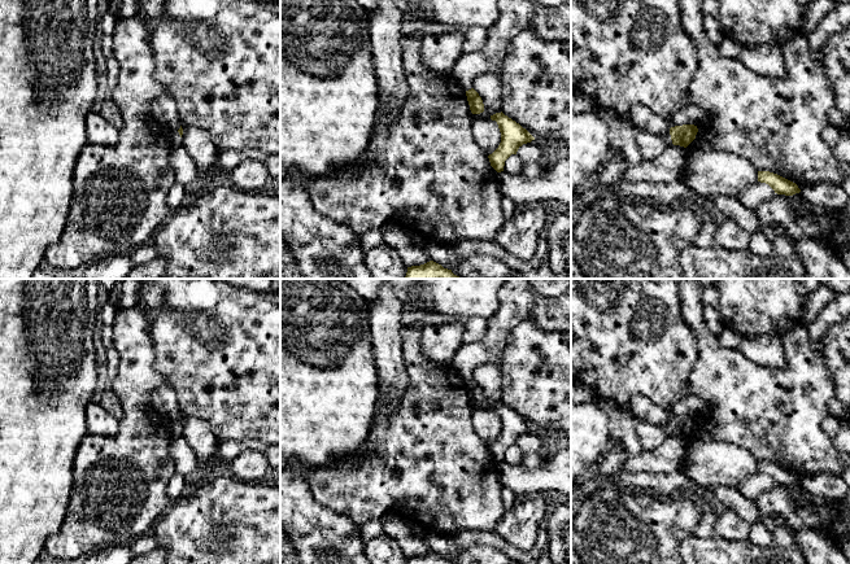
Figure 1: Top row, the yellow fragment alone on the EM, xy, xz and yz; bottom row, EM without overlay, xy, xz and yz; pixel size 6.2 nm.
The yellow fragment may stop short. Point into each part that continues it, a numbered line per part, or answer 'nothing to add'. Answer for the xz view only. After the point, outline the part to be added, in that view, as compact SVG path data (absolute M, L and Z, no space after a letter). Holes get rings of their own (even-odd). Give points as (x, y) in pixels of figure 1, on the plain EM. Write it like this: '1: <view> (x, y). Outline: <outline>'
1: xz (517, 301). Outline: M507 279L498 290L497 312L487 319L485 336L462 345L452 367L468 381L479 364L498 362L507 335L523 319L531 319L545 332L563 333L571 345L571 287L557 297L540 297L529 288L527 279Z

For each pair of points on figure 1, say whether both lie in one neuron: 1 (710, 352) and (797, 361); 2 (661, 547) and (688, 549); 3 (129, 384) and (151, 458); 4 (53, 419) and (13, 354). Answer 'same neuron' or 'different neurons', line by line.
1: same neuron
2: different neurons
3: same neuron
4: same neuron

